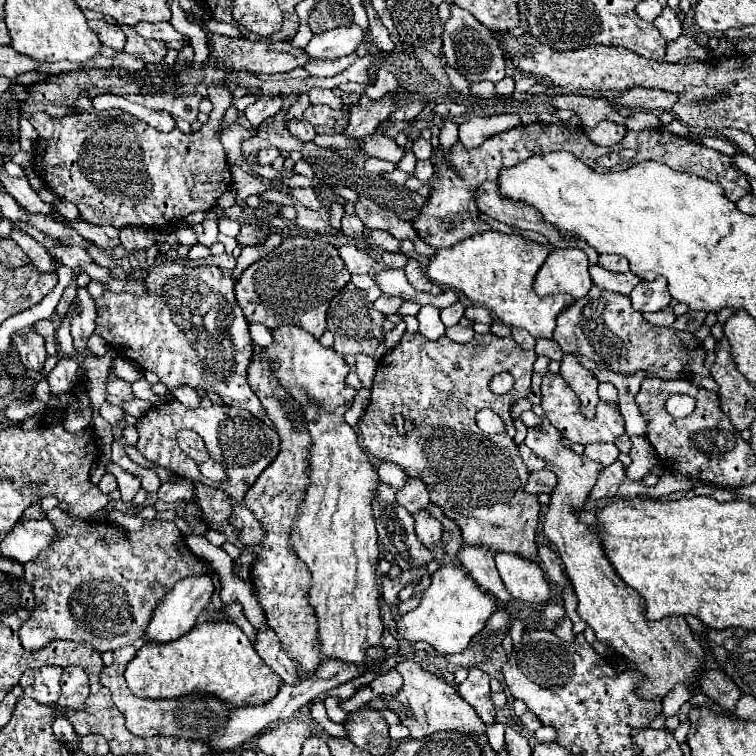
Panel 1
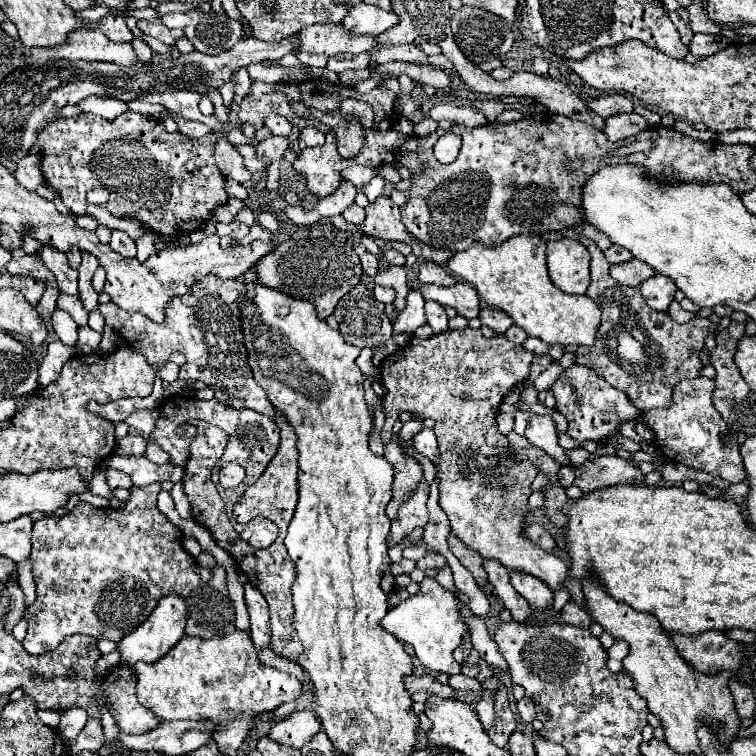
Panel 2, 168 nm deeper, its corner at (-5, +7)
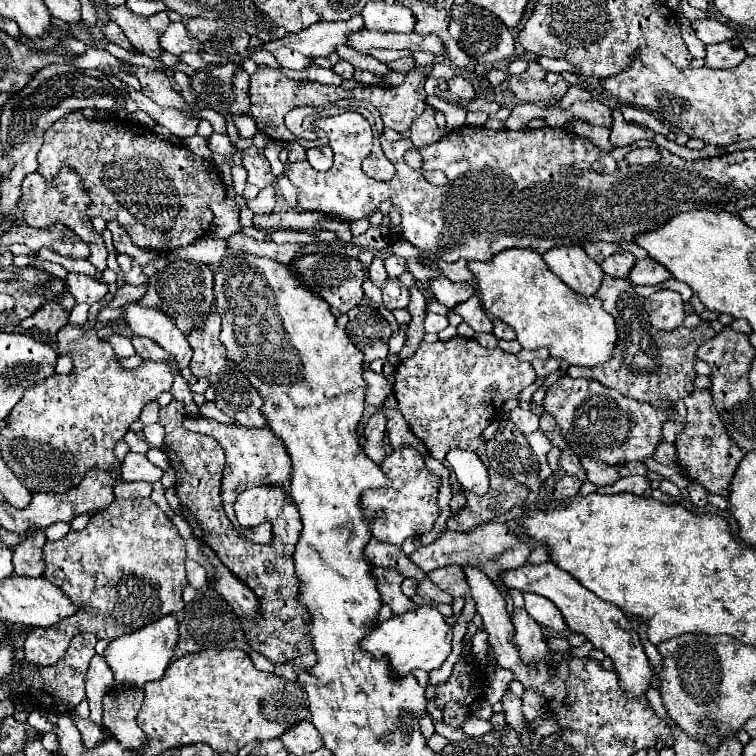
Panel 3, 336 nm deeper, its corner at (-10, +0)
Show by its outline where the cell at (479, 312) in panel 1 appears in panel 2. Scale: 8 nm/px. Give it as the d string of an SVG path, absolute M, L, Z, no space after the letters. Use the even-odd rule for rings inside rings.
M484 306L480 310L478 318L482 324L490 326L496 334L504 334L508 330L508 326L512 324L512 320L510 320L510 316L506 316L506 312L502 312L498 308L490 308L490 306Z

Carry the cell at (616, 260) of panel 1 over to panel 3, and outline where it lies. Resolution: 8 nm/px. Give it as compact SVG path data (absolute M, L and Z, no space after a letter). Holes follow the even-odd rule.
M615 253L611 257L607 257L603 263L601 263L601 269L605 275L611 275L611 277L617 277L617 279L625 279L629 275L629 271L633 269L635 265L635 257L631 253Z

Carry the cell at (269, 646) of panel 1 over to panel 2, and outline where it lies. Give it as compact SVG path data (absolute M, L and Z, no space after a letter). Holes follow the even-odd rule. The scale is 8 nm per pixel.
M246 584L244 598L250 614L250 636L256 650L270 648L270 612L264 596L252 584Z

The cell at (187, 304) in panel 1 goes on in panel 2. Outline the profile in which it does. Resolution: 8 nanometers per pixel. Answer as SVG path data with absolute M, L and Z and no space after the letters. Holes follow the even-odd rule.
M206 276L206 280L194 282L184 296L174 296L166 304L166 324L154 324L148 316L140 312L126 312L114 302L100 304L98 310L106 324L116 330L122 342L136 352L142 352L156 370L162 370L174 352L186 356L186 364L180 366L180 380L202 380L214 390L216 400L234 408L252 408L260 414L274 416L274 406L270 404L264 388L254 380L248 366L248 350L244 346L242 334L242 314L240 298L244 284L238 278L218 280L216 276Z

